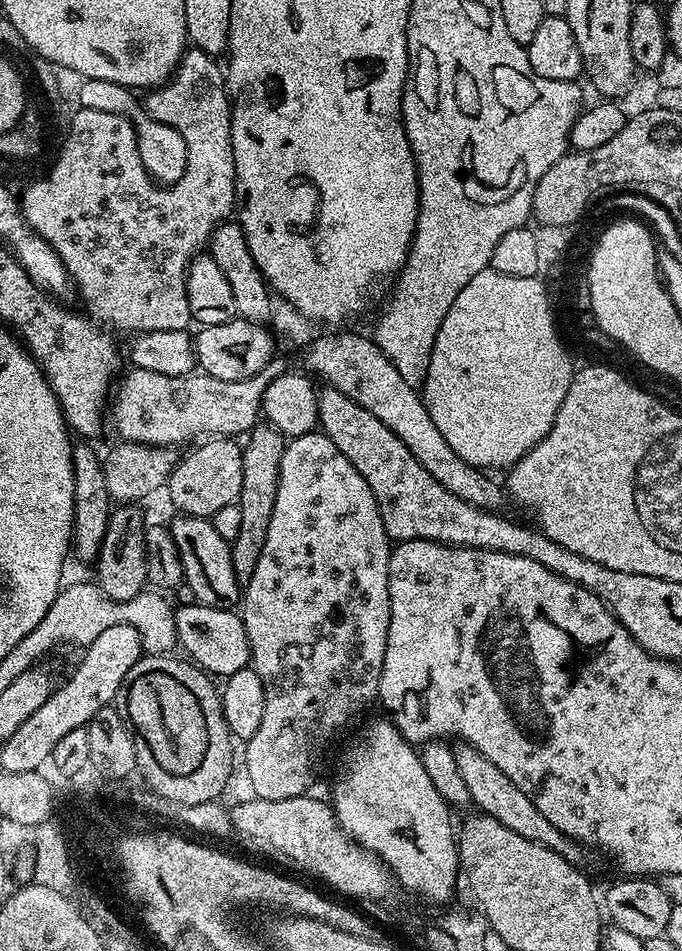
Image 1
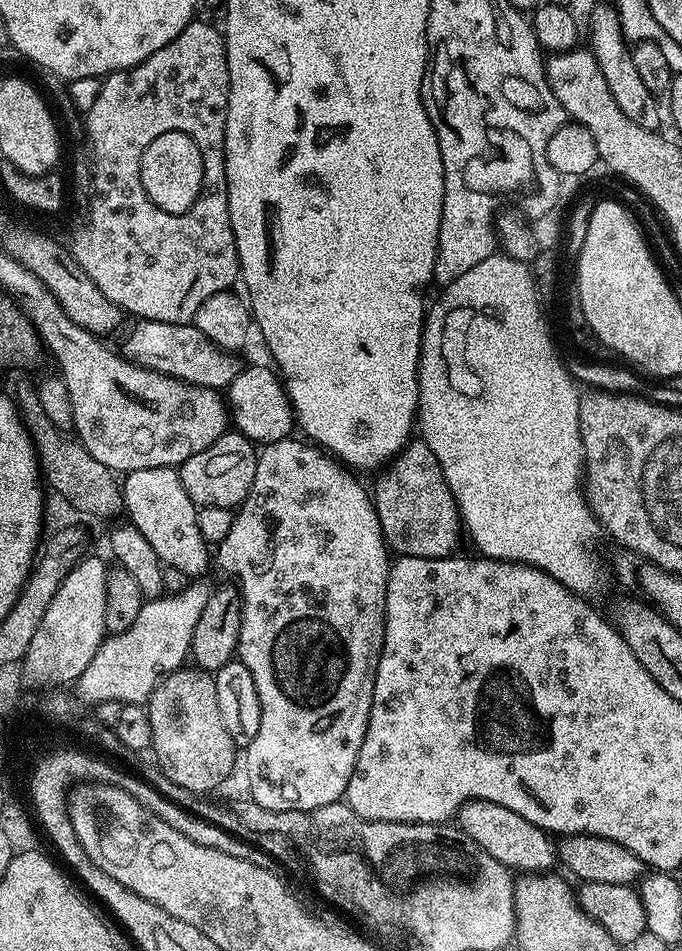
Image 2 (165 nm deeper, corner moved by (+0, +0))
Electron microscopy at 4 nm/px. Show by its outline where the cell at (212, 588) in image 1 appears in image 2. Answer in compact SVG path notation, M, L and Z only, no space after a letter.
M176 468L134 470L122 480L124 511L130 523L150 542L164 568L182 570L189 578L200 578L208 568L210 546L198 530L198 506L186 494Z

